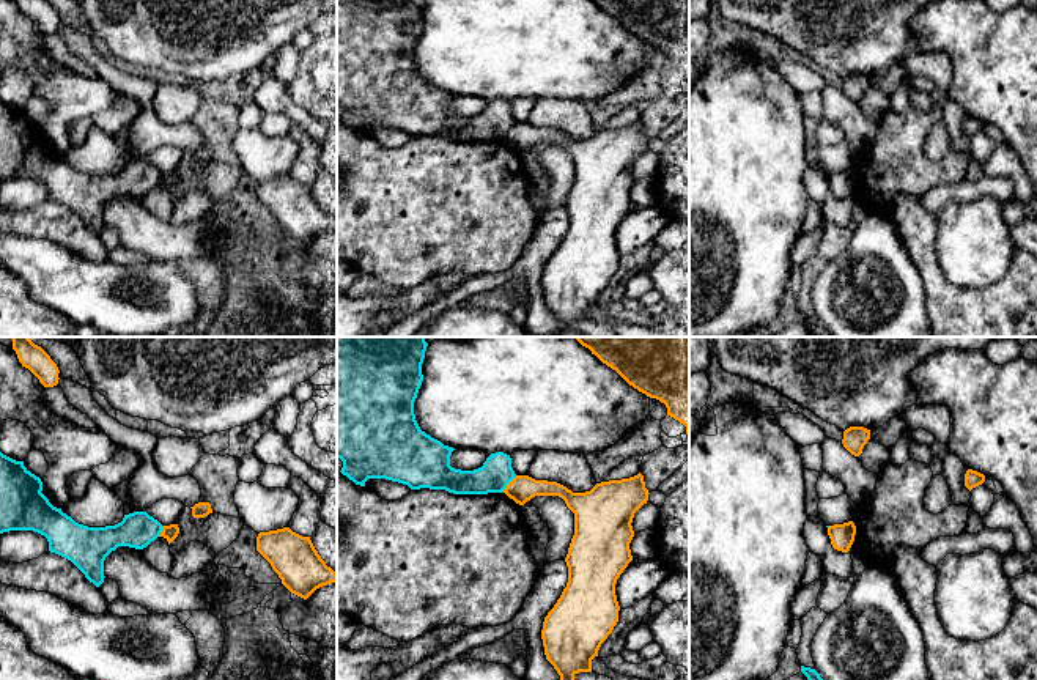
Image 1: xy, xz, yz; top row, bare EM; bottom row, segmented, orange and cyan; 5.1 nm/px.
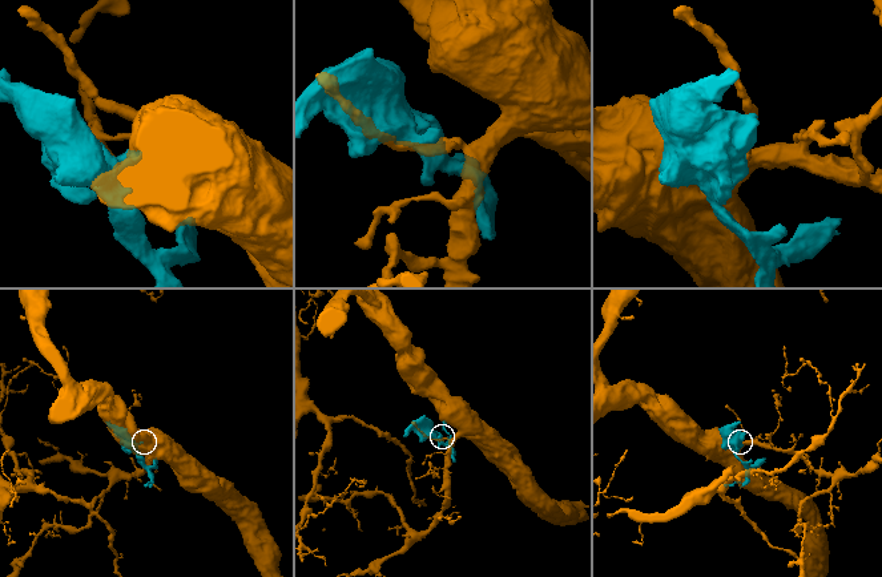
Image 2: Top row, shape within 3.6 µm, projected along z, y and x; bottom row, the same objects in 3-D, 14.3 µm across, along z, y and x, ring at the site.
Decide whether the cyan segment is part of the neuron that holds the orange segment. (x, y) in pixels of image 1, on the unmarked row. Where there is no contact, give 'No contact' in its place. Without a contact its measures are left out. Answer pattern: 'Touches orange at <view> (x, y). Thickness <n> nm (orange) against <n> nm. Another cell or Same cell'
Touches orange at xz (509, 131). Thickness 140 nm (orange) against 160 nm. Another cell

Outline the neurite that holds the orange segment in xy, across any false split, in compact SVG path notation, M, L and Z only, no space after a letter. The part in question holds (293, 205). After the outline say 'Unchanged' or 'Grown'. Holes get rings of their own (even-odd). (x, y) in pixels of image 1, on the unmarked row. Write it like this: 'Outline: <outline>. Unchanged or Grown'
Outline: M290 175L260 179L256 198L271 211L282 231L304 247L316 236L337 230L337 220L321 206L310 184Z. Unchanged

